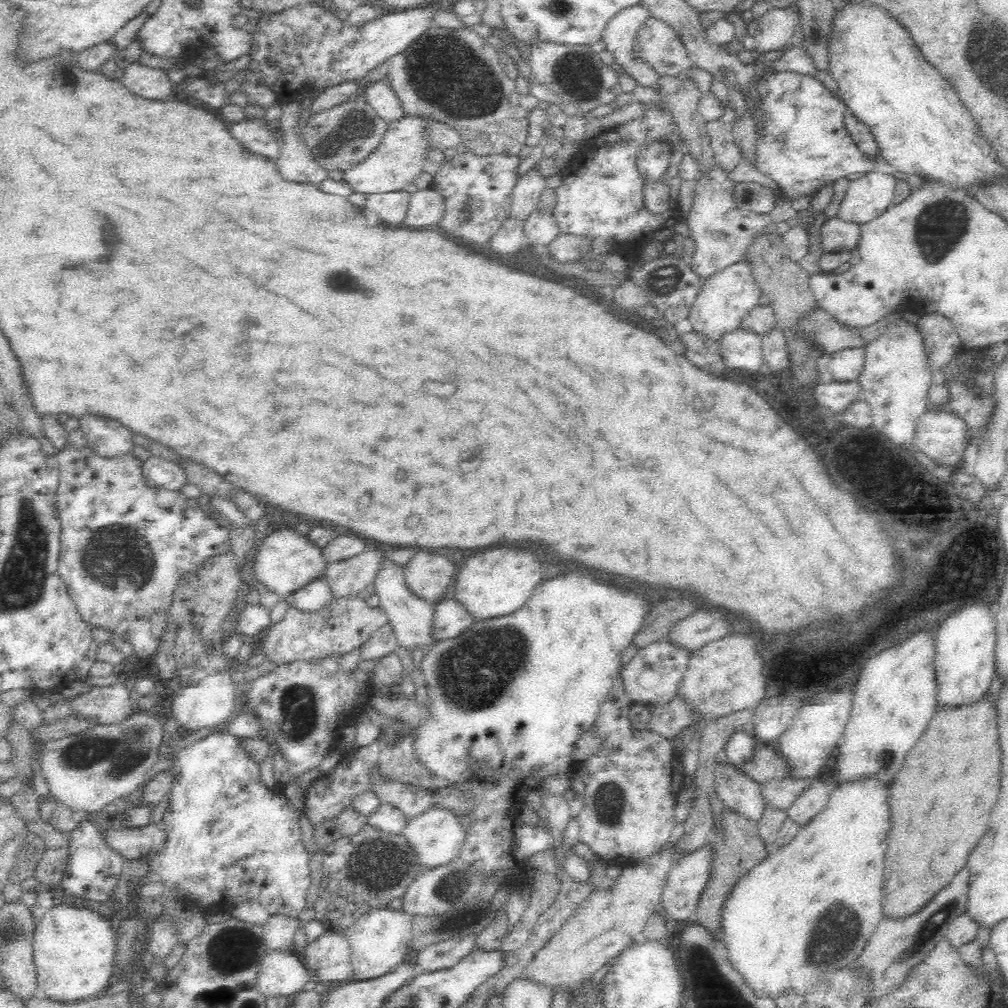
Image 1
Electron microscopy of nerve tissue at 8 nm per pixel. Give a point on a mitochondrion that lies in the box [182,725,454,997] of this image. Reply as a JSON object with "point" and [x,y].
{"point":[234,949]}

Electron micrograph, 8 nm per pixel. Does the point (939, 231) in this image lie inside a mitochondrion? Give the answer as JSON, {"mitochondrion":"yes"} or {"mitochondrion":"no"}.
{"mitochondrion":"yes"}

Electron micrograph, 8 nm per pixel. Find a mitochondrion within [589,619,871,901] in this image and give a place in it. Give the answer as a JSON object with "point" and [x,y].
{"point":[612,804]}

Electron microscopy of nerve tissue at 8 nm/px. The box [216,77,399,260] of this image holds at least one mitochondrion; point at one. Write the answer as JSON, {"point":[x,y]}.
{"point":[358,130]}

